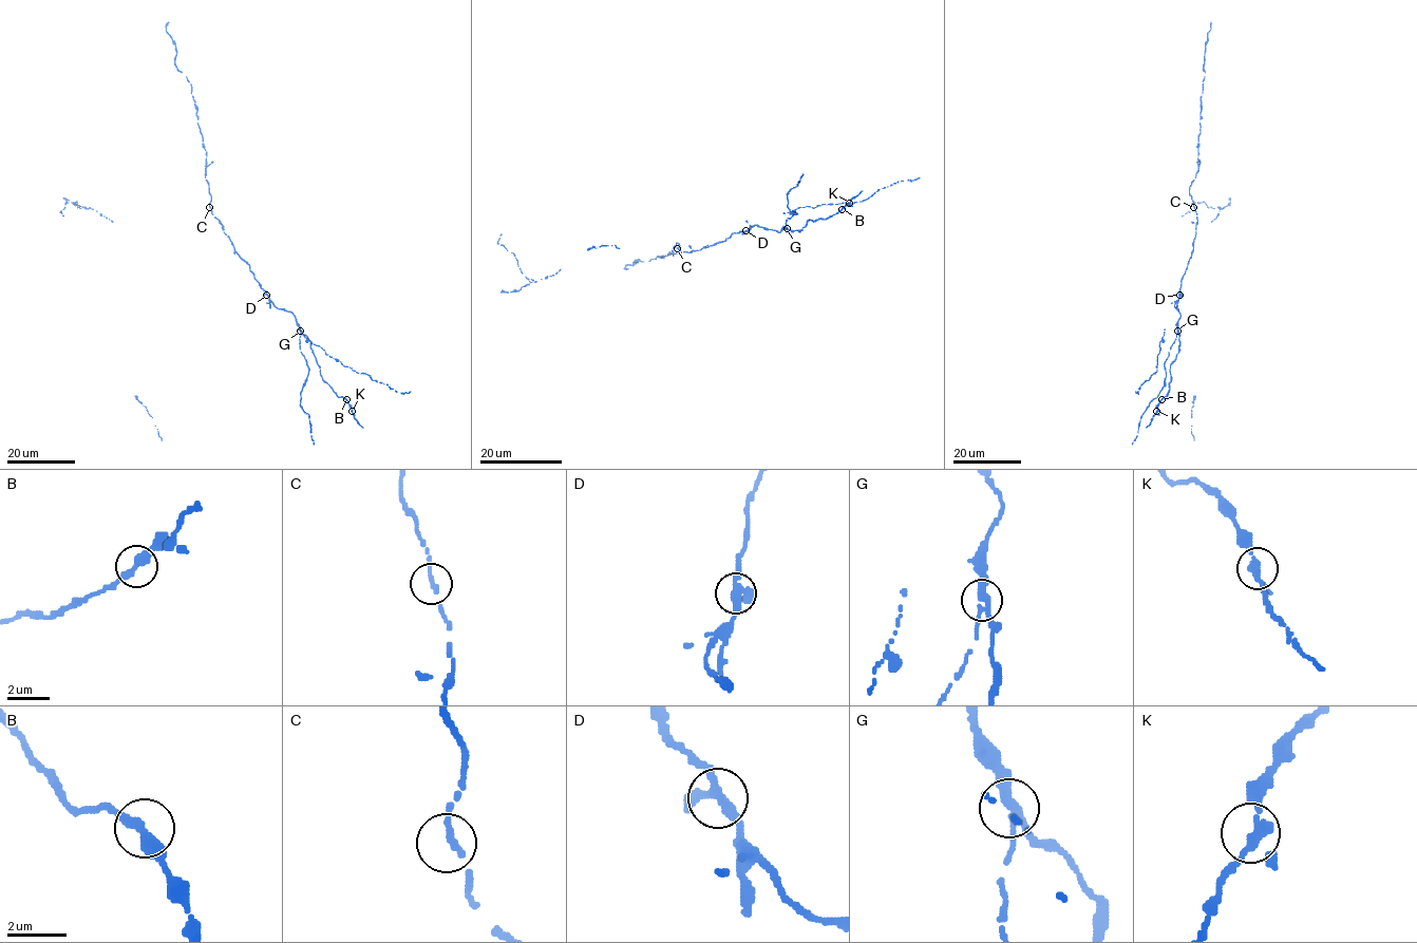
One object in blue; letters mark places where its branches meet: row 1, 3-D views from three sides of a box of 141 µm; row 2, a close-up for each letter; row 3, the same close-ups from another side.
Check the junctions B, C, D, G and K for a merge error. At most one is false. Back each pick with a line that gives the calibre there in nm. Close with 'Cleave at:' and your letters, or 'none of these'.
G: Thickness 280 nm
Cleave at: G

